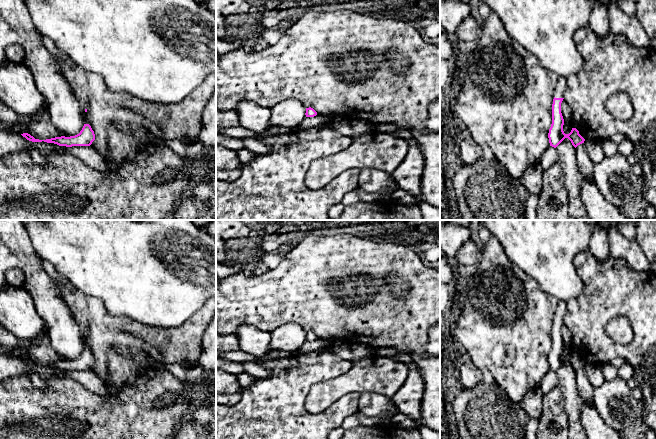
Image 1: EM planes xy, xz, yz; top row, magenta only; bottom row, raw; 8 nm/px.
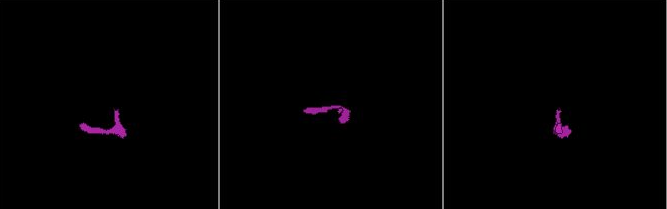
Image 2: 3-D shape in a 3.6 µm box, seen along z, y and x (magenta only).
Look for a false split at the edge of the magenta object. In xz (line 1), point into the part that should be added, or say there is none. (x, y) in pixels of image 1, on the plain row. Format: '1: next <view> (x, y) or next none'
1: next none

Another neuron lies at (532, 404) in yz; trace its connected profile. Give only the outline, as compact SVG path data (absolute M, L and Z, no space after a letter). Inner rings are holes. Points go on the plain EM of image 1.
M540 387L530 389L520 406L528 418L539 419L543 411L543 392Z

